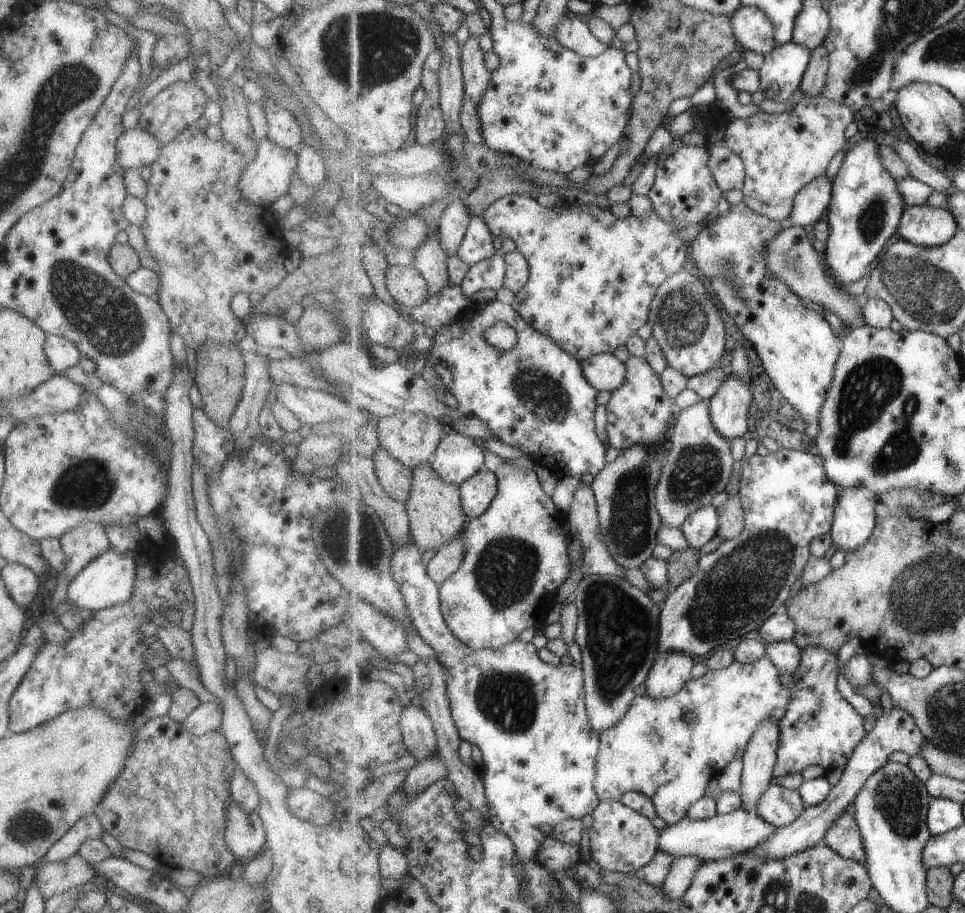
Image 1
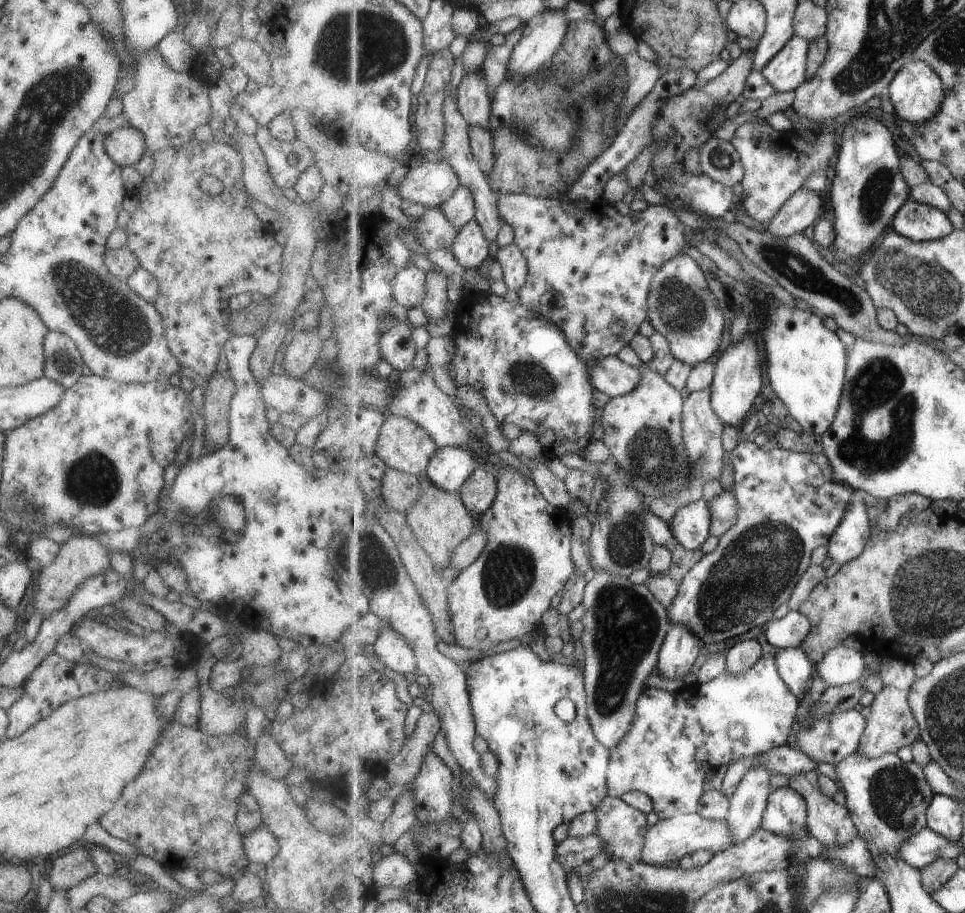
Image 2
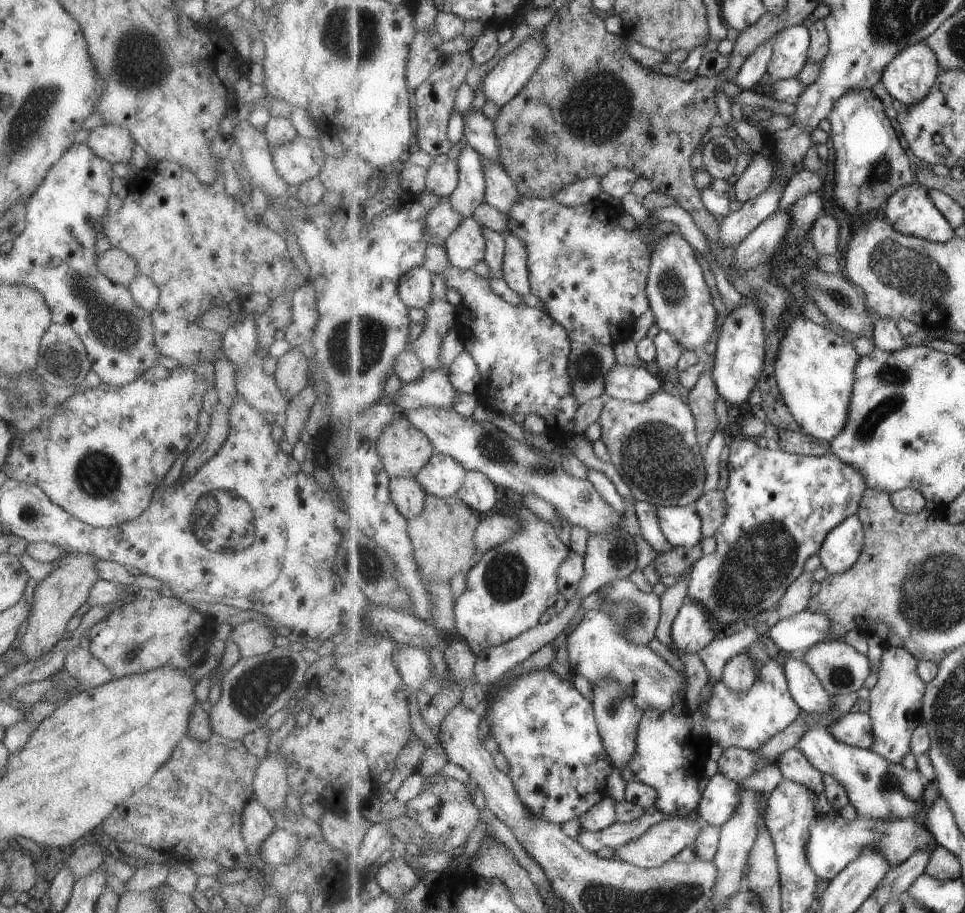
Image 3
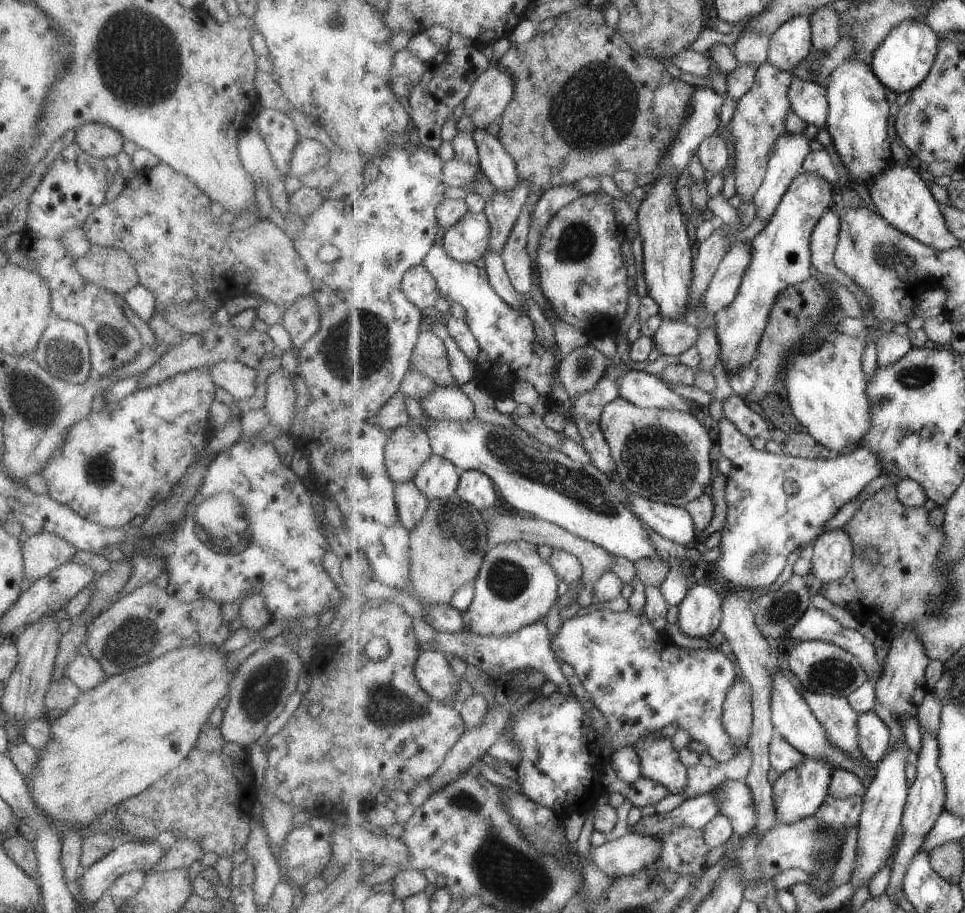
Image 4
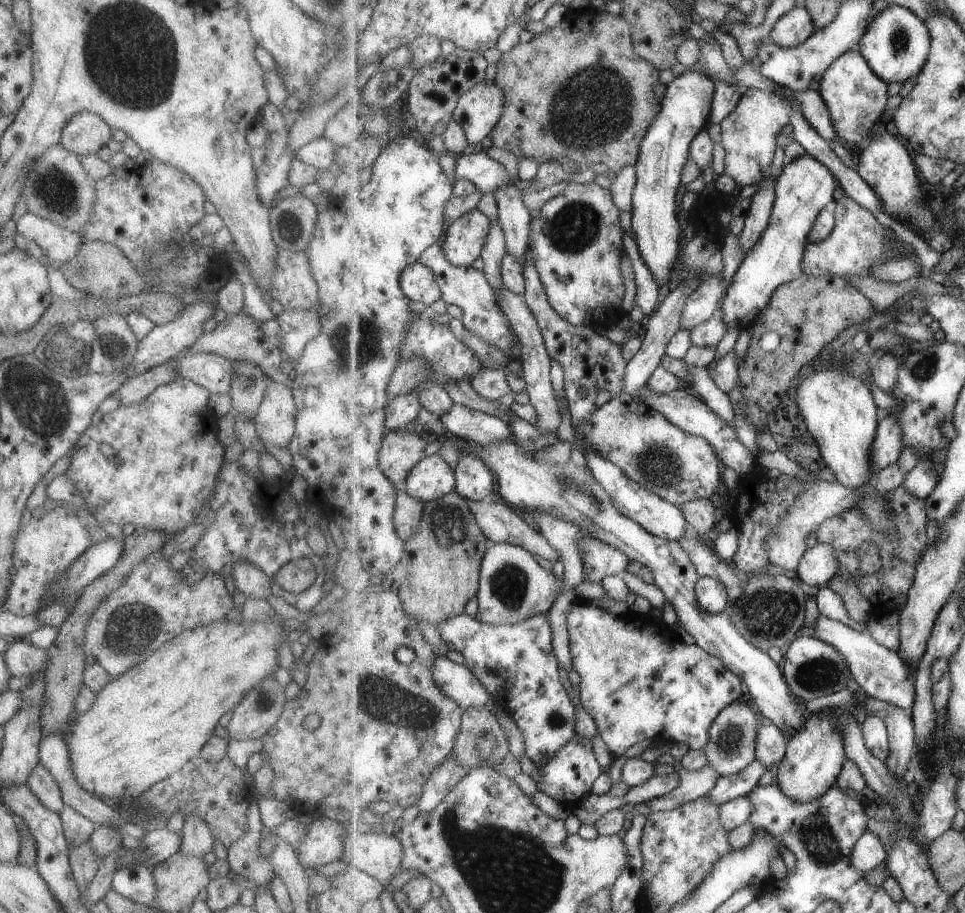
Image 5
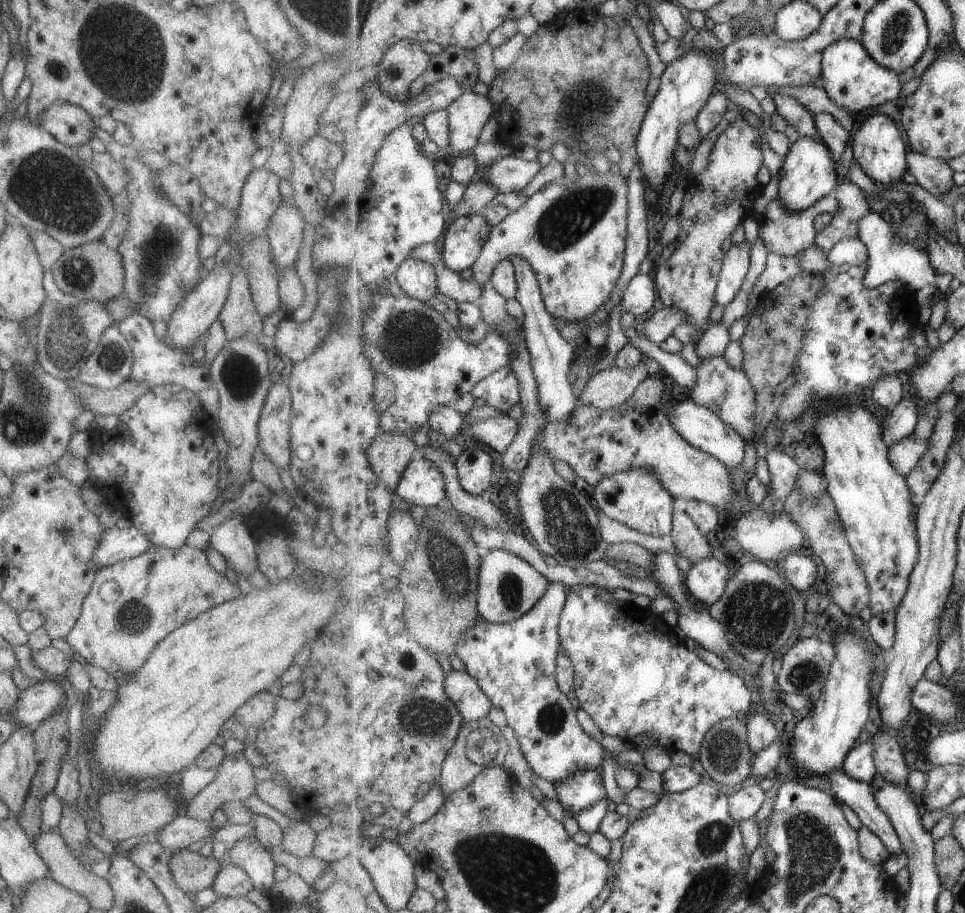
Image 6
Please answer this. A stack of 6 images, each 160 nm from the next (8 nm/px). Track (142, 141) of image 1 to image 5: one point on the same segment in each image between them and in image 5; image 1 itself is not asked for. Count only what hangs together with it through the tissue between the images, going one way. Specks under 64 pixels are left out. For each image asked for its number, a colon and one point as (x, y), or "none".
2: (124, 145)
3: (113, 144)
4: (100, 141)
5: (84, 133)

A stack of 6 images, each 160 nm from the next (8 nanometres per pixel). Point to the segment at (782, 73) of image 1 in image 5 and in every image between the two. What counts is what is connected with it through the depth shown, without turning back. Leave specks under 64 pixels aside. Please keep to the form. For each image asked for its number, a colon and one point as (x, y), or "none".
2: (787, 71)
3: (791, 52)
4: (792, 43)
5: (796, 26)

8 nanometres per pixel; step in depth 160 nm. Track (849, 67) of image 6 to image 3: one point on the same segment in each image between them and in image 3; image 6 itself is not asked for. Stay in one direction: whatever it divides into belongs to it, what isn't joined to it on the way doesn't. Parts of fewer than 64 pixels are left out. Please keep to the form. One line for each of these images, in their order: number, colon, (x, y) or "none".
3: (871, 165)
4: (858, 110)
5: (857, 96)

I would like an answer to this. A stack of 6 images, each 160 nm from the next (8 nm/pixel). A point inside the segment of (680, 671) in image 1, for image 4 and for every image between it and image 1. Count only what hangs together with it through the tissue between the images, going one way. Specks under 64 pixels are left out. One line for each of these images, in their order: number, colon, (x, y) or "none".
2: (682, 646)
3: (693, 629)
4: (700, 615)

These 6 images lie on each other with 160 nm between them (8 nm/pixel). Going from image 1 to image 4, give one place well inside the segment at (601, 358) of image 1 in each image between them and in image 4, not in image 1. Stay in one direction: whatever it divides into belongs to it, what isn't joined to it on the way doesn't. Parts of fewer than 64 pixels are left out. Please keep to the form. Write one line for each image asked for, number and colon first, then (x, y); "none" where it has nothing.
2: (612, 376)
3: (631, 383)
4: (646, 390)

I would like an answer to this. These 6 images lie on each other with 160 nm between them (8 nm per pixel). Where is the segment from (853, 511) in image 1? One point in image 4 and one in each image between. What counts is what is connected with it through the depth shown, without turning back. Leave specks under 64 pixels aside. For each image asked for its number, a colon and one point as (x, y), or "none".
2: (852, 537)
3: (843, 547)
4: (832, 559)

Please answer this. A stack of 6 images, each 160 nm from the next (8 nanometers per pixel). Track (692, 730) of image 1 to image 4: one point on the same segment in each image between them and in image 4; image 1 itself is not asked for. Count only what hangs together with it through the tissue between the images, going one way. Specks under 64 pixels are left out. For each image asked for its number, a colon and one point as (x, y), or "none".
2: (666, 755)
3: (663, 757)
4: (660, 761)

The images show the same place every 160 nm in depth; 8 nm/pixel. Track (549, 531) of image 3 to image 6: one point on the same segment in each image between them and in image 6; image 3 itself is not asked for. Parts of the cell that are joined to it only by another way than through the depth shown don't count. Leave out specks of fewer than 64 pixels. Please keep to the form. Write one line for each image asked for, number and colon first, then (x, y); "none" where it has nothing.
4: (516, 588)
5: (514, 586)
6: (510, 586)

